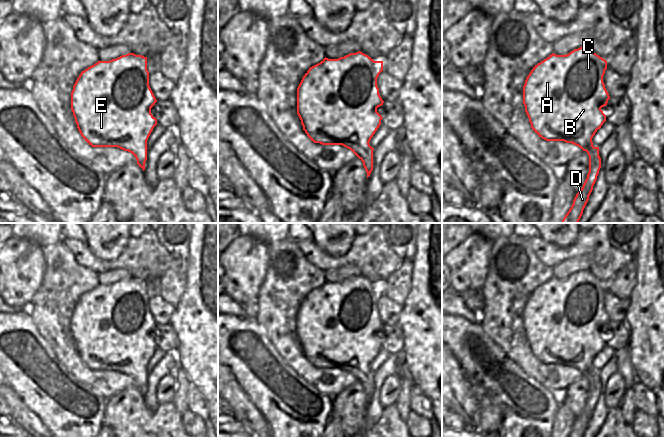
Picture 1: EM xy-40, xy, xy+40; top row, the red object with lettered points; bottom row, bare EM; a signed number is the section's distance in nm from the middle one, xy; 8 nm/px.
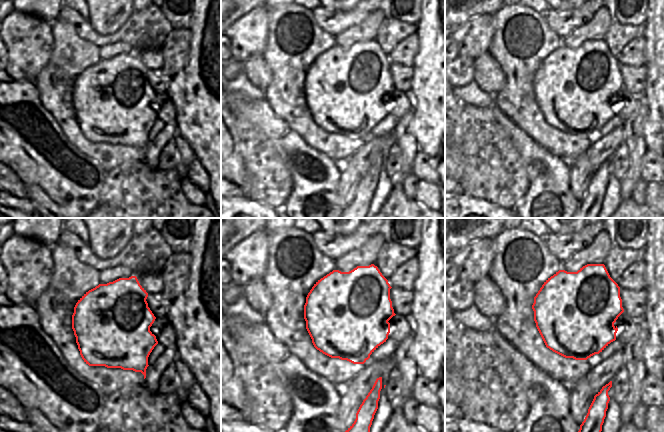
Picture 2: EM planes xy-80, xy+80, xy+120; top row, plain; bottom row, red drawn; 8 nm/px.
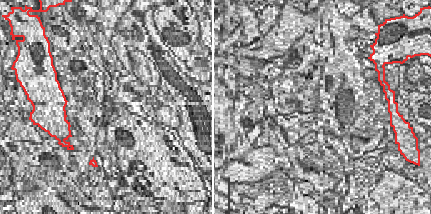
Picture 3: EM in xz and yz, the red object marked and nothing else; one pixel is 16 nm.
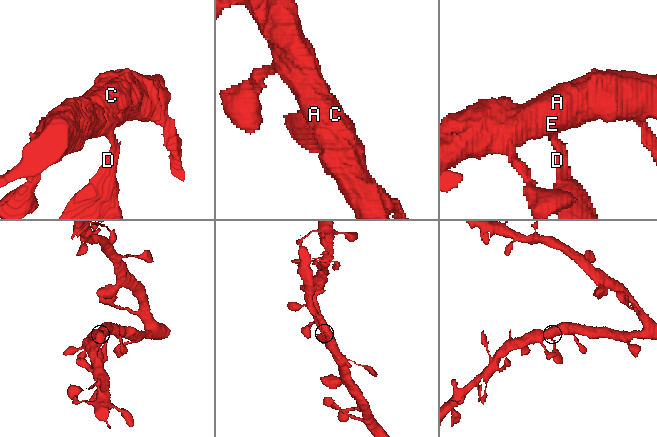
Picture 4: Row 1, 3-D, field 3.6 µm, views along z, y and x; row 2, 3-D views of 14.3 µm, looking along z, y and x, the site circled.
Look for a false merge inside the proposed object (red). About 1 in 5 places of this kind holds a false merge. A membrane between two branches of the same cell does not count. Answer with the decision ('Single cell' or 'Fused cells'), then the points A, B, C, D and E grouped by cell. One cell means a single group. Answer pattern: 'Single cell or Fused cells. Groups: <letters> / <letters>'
Single cell. Groups: A B C D E.

